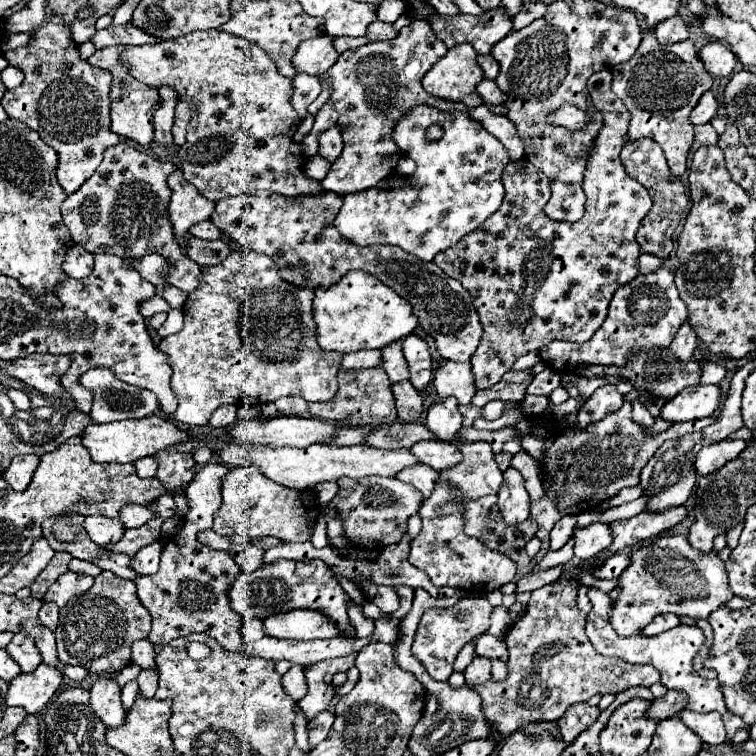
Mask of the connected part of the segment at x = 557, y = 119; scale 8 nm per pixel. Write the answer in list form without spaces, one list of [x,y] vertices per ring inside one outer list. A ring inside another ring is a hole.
[[[563,105],[557,113],[553,113],[551,121],[555,125],[563,125],[567,129],[581,129],[589,121],[589,117],[581,109],[577,109],[573,105]]]

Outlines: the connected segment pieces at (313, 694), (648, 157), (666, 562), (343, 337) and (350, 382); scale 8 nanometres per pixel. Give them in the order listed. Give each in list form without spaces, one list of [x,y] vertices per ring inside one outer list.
[[[339,657],[339,661],[321,661],[321,663],[315,663],[313,667],[305,669],[309,693],[297,705],[301,707],[307,721],[315,719],[317,713],[325,711],[334,697],[335,687],[324,682],[325,673],[347,671],[353,665],[355,665],[355,657]]]
[[[637,139],[637,141],[625,143],[625,147],[621,151],[621,161],[623,161],[623,167],[629,173],[629,177],[639,181],[653,199],[653,207],[643,217],[641,227],[637,231],[637,243],[641,245],[641,249],[645,253],[653,253],[653,255],[665,259],[665,257],[669,257],[669,253],[673,249],[673,231],[677,229],[681,215],[689,203],[687,195],[685,195],[685,187],[675,175],[671,175],[671,171],[667,169],[663,151],[659,145],[655,145],[653,139]]]
[[[663,533],[663,537],[647,547],[633,549],[631,563],[619,575],[615,589],[619,589],[619,597],[611,603],[611,625],[625,637],[641,631],[653,621],[653,617],[663,613],[707,619],[711,611],[719,609],[733,597],[731,589],[727,589],[725,563],[717,553],[697,551],[689,545],[687,537],[673,533]]]
[[[351,271],[329,287],[317,287],[313,313],[319,329],[319,347],[325,351],[351,353],[361,349],[383,349],[383,345],[411,335],[417,327],[411,305],[383,281],[365,271]]]
[[[381,367],[371,369],[339,369],[339,391],[333,401],[327,403],[309,403],[311,417],[325,421],[347,421],[351,427],[377,427],[391,425],[397,419],[395,401],[391,397],[391,381]]]

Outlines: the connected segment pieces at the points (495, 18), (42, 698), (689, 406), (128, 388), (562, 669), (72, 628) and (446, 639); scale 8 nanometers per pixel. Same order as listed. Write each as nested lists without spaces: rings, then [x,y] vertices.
[[[491,9],[491,11],[485,11],[483,15],[447,15],[447,17],[441,17],[439,13],[431,13],[427,17],[427,23],[431,25],[435,37],[439,37],[439,41],[443,41],[447,45],[447,49],[455,47],[455,45],[461,45],[461,43],[471,43],[473,49],[479,53],[479,55],[489,55],[491,53],[491,47],[503,39],[509,31],[511,31],[511,19],[501,11],[501,9]]]
[[[41,663],[33,673],[21,673],[9,683],[7,705],[23,707],[27,713],[39,713],[59,689],[63,673]]]
[[[695,385],[677,393],[673,399],[665,401],[661,417],[667,423],[695,421],[713,415],[719,407],[719,387],[717,385]]]
[[[109,367],[89,369],[79,377],[79,383],[93,393],[93,409],[89,415],[93,417],[95,423],[111,423],[119,419],[141,419],[141,417],[153,415],[159,409],[159,401],[151,391],[121,381],[119,377],[115,377],[115,373]]]
[[[569,569],[561,581],[531,593],[523,617],[505,637],[509,649],[507,679],[489,679],[483,685],[471,685],[483,699],[483,715],[487,715],[489,727],[501,737],[519,731],[527,723],[557,721],[573,703],[589,701],[597,693],[621,693],[633,685],[651,687],[659,683],[659,671],[655,667],[633,665],[595,651],[583,629],[587,615],[575,605],[577,583],[571,579],[571,573],[577,571],[581,569]]]
[[[101,571],[93,587],[73,597],[59,611],[59,625],[55,631],[59,661],[65,665],[81,665],[95,675],[115,675],[131,663],[133,641],[147,639],[151,629],[151,615],[141,605],[135,593],[135,583],[115,577],[111,571]]]
[[[485,597],[465,599],[463,603],[459,601],[451,609],[427,609],[423,613],[421,623],[417,627],[417,633],[413,637],[413,645],[411,645],[413,655],[423,663],[423,667],[427,669],[427,673],[435,681],[447,681],[449,675],[453,673],[453,661],[455,661],[457,653],[475,635],[489,631],[489,627],[491,627],[491,619],[489,619],[491,613],[493,613],[493,607],[491,607],[491,603]]]

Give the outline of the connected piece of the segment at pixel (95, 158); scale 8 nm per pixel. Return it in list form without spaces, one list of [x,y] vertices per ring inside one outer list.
[[[51,15],[31,33],[27,47],[7,51],[3,57],[9,65],[25,73],[25,81],[9,89],[1,105],[9,119],[25,123],[57,151],[57,179],[69,195],[93,175],[103,159],[103,151],[121,141],[121,137],[109,129],[111,73],[81,59],[79,45],[73,41],[71,27],[65,23],[63,15]]]

